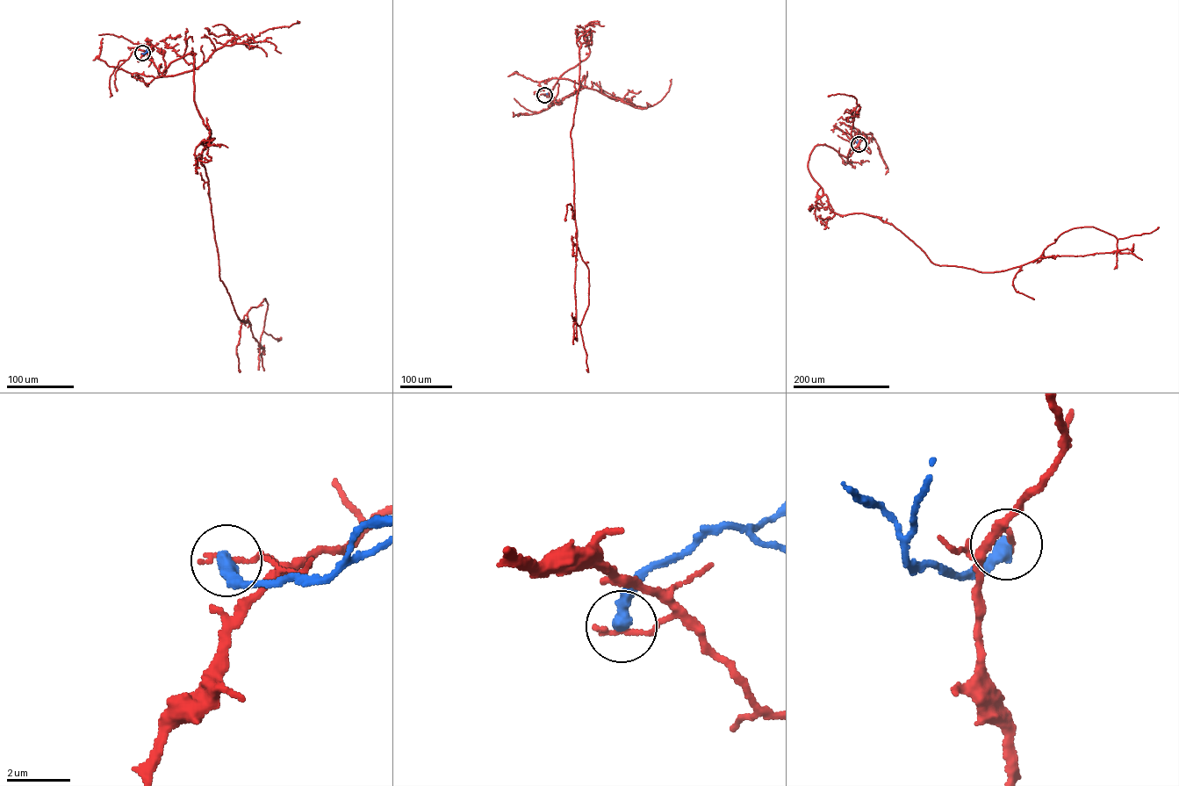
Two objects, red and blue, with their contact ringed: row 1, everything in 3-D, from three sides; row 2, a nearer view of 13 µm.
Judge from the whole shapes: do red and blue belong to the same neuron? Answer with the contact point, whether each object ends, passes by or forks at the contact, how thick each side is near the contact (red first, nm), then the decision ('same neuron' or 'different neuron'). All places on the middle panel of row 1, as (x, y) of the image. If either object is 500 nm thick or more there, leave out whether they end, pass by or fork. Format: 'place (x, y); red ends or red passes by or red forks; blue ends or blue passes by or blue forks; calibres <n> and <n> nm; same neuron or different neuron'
place (544, 95); red ends; blue ends; calibres 180 and 480 nm; different neuron

